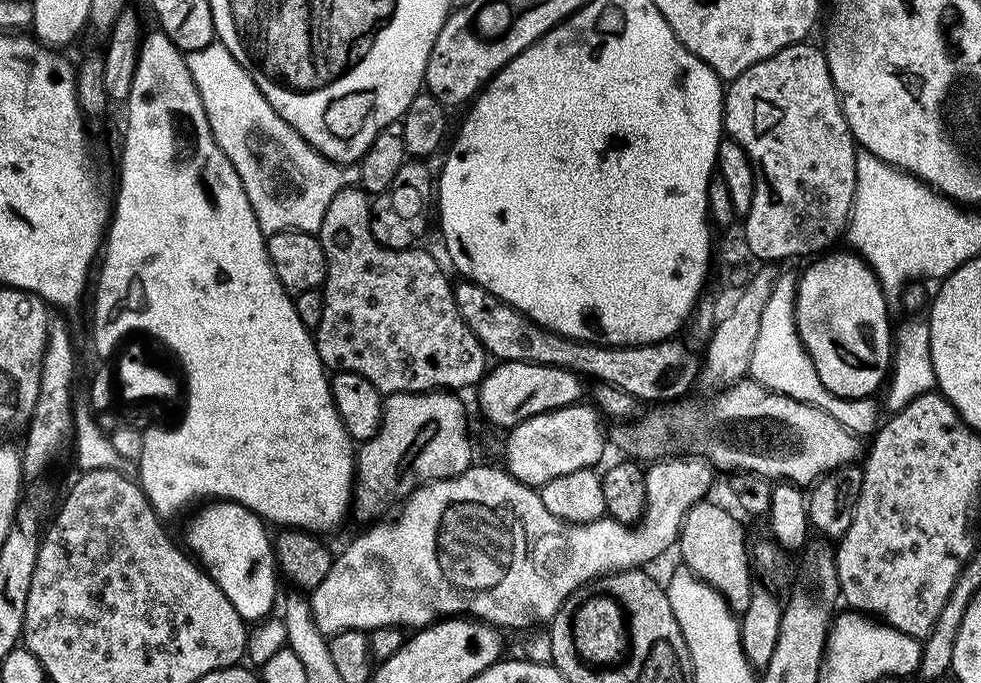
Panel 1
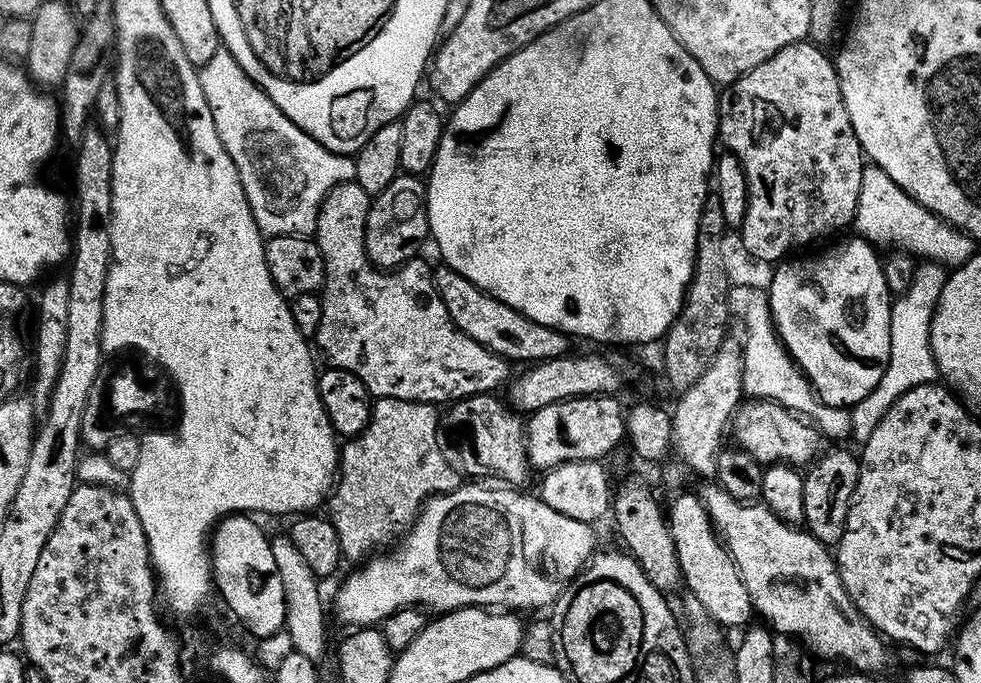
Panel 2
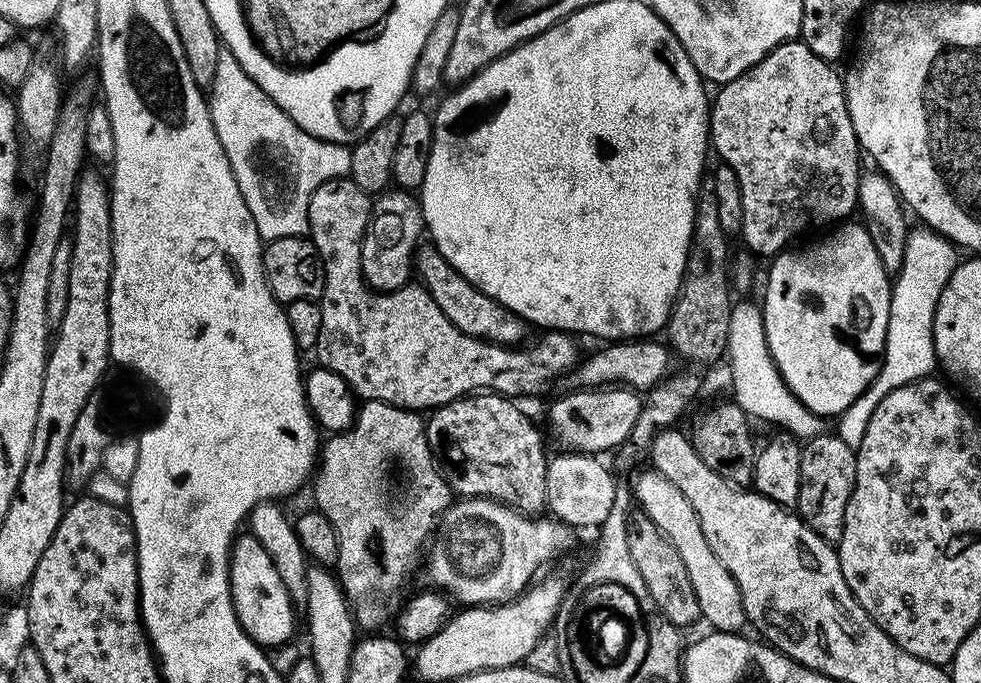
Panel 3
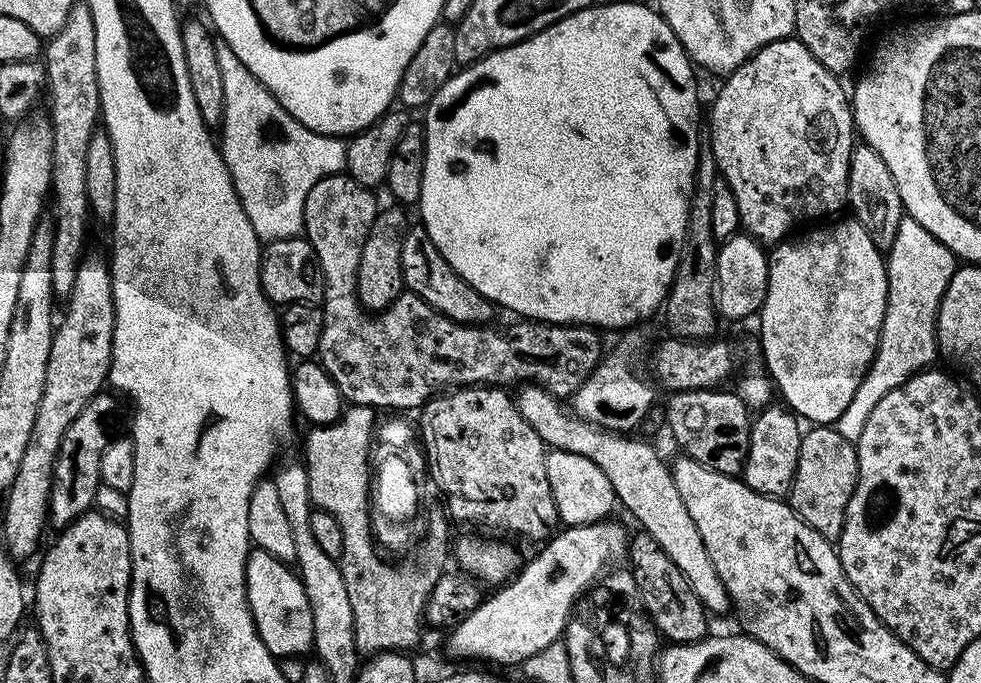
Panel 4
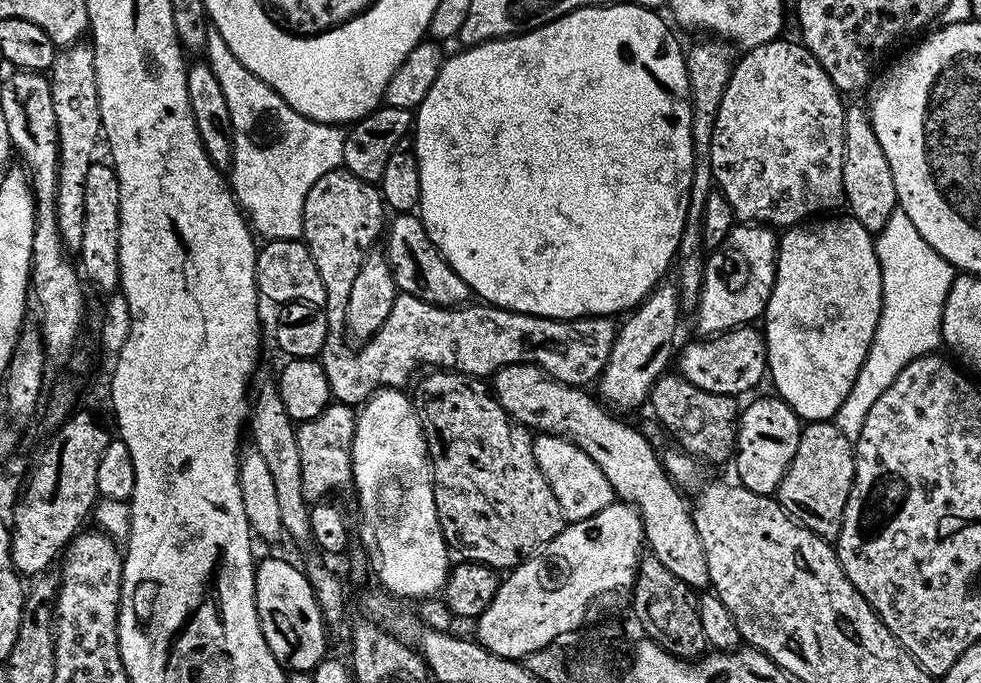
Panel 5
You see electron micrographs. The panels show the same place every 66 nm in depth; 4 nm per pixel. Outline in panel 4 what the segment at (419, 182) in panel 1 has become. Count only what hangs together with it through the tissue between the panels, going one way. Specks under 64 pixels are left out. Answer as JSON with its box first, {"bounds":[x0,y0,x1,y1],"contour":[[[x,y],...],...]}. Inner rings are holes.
{"bounds":[356,206,406,314],"contour":[[[400,206],[381,207],[370,226],[370,234],[362,246],[356,275],[356,296],[365,312],[375,314],[390,307],[405,291],[402,278],[402,242],[406,231],[405,209]]]}

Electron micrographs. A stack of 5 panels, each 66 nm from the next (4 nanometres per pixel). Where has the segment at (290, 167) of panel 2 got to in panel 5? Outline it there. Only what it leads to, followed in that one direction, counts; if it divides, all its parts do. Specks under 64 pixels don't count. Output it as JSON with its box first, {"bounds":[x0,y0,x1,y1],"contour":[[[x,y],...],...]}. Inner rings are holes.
{"bounds":[206,27,345,241],"contour":[[[209,27],[206,34],[206,63],[214,70],[214,78],[218,78],[218,86],[222,86],[230,106],[230,187],[237,204],[265,241],[301,239],[306,194],[322,174],[330,174],[343,165],[345,129],[338,124],[308,120],[295,112],[262,78],[250,74],[234,58],[226,38],[214,27]]]}

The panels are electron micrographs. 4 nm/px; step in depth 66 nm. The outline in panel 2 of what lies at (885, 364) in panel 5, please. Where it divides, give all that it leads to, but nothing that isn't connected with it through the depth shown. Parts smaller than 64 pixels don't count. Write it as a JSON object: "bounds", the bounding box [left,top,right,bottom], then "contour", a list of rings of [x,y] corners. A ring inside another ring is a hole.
{"bounds":[850,262,945,446],"contour":[[[931,262],[917,263],[913,281],[908,284],[905,292],[899,293],[893,299],[890,314],[890,362],[887,363],[887,368],[872,393],[850,408],[852,413],[850,436],[852,440],[857,440],[857,445],[862,446],[867,442],[874,426],[878,426],[882,414],[902,393],[914,386],[933,383],[937,379],[938,369],[932,352],[932,319],[945,279],[945,265]]]}

